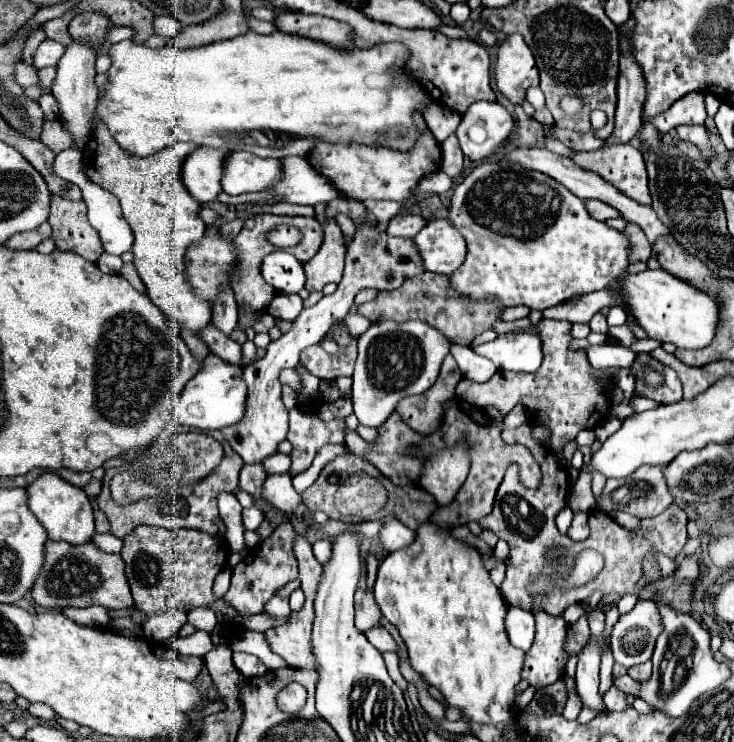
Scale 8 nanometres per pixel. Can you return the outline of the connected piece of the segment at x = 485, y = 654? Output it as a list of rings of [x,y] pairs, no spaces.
[[[423,523],[417,533],[419,541],[415,541],[415,545],[393,551],[381,561],[373,587],[375,601],[403,637],[413,671],[417,671],[429,687],[439,689],[445,705],[457,707],[463,717],[473,723],[505,723],[517,713],[517,685],[525,659],[525,651],[513,647],[507,637],[507,603],[491,583],[487,569],[483,569],[483,557],[477,549],[453,539],[445,529],[431,523]]]

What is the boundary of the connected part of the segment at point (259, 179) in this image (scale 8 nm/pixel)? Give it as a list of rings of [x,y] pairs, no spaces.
[[[229,153],[223,163],[223,191],[241,195],[249,191],[263,191],[271,181],[279,181],[279,161],[261,159],[251,153]]]

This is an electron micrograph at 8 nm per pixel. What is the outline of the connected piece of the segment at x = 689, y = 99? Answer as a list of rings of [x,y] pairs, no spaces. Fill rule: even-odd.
[[[693,91],[677,99],[665,113],[657,115],[653,123],[661,133],[667,133],[669,129],[679,125],[703,125],[705,119],[707,119],[705,93]]]

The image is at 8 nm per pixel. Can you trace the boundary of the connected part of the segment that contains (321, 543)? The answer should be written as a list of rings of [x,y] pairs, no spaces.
[[[327,539],[315,541],[313,543],[313,553],[315,553],[315,557],[317,557],[319,563],[327,561],[327,557],[331,557],[331,541],[327,541]]]

